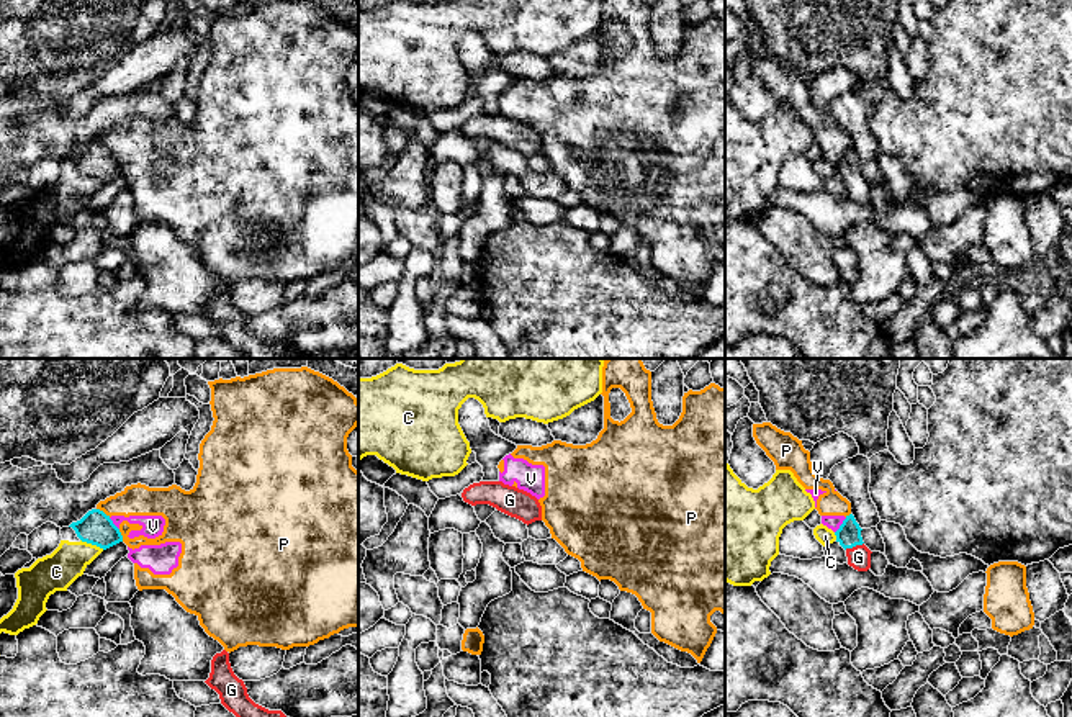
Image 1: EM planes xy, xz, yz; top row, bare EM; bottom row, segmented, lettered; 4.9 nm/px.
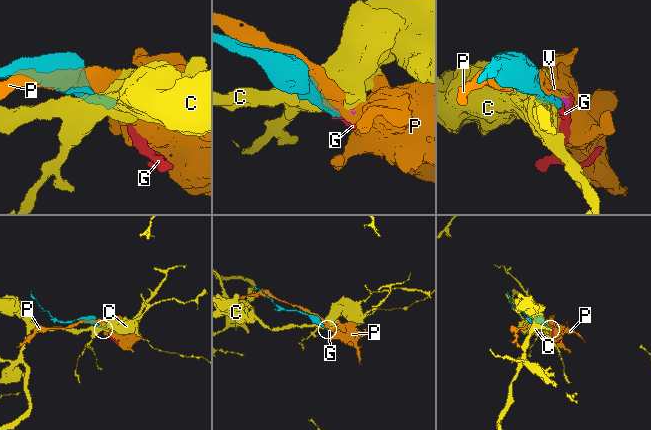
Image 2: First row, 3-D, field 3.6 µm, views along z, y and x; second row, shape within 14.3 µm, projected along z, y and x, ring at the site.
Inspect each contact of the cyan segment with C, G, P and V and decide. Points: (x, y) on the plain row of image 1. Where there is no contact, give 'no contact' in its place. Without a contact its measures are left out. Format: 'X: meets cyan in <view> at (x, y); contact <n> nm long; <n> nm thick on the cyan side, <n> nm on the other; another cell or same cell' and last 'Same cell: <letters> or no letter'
C: meets cyan in xy at (92, 177); contact 130 nm long; 170 nm thick on the cyan side, 190 nm on the other; another cell
G: meets cyan in yz at (853, 179); contact 100 nm long; 120 nm thick on the cyan side, 110 nm on the other; same cell
P: meets cyan in xy at (102, 144); contact 80 nm long; 170 nm thick on the cyan side, 160 nm on the other; another cell
V: meets cyan in yz at (840, 159); contact 100 nm long; 120 nm thick on the cyan side, 70 nm on the other; another cell
Same cell: G

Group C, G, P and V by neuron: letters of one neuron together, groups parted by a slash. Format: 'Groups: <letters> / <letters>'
Groups: C / G / P V

